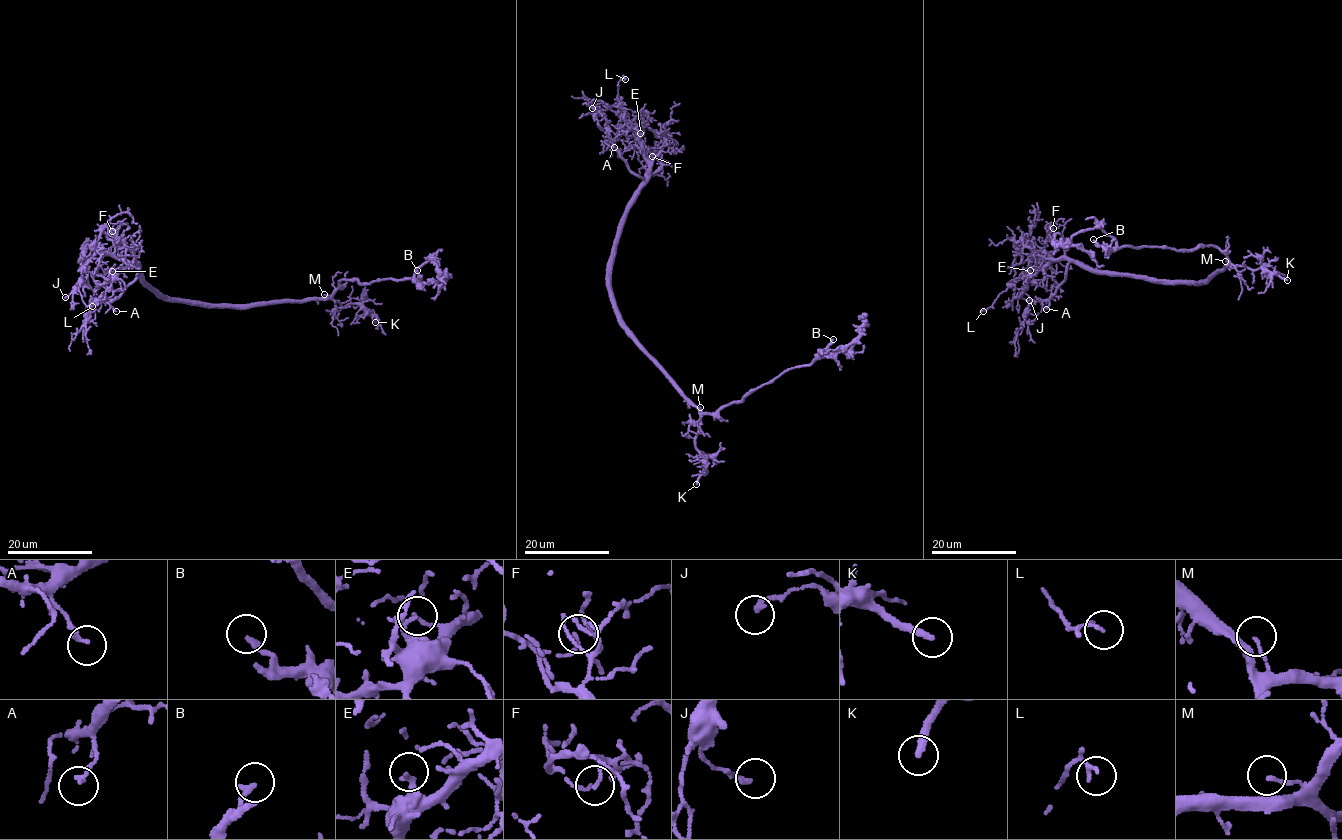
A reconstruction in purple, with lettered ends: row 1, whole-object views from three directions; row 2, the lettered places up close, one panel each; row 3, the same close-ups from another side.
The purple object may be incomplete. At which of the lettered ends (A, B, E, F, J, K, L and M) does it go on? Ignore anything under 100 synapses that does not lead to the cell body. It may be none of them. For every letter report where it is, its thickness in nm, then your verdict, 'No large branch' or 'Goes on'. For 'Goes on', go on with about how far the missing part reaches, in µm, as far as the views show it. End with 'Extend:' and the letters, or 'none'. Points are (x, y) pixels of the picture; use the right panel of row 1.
A: Place: (1046, 309). Thickness 160 nm. No large branch
B: Place: (1093, 239). Thickness 240 nm. No large branch
E: Place: (1030, 270). Thickness 240 nm. No large branch
F: Place: (1053, 228). Thickness 120 nm. No large branch
J: Place: (1029, 300). Thickness 170 nm. No large branch
K: Place: (1287, 280). Thickness 280 nm. Goes on. Missing length about 60 µm
L: Place: (983, 311). Thickness 110 nm. No large branch
M: Place: (1225, 261). Thickness 120 nm. No large branch
Extend: K

